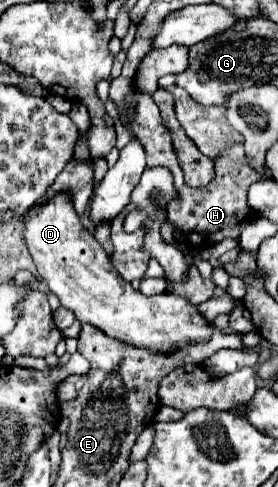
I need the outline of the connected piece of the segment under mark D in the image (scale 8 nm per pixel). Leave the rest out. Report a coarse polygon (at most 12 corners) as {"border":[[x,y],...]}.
{"border":[[66,195],[26,219],[38,275],[80,323],[172,351],[210,325],[114,271]]}

